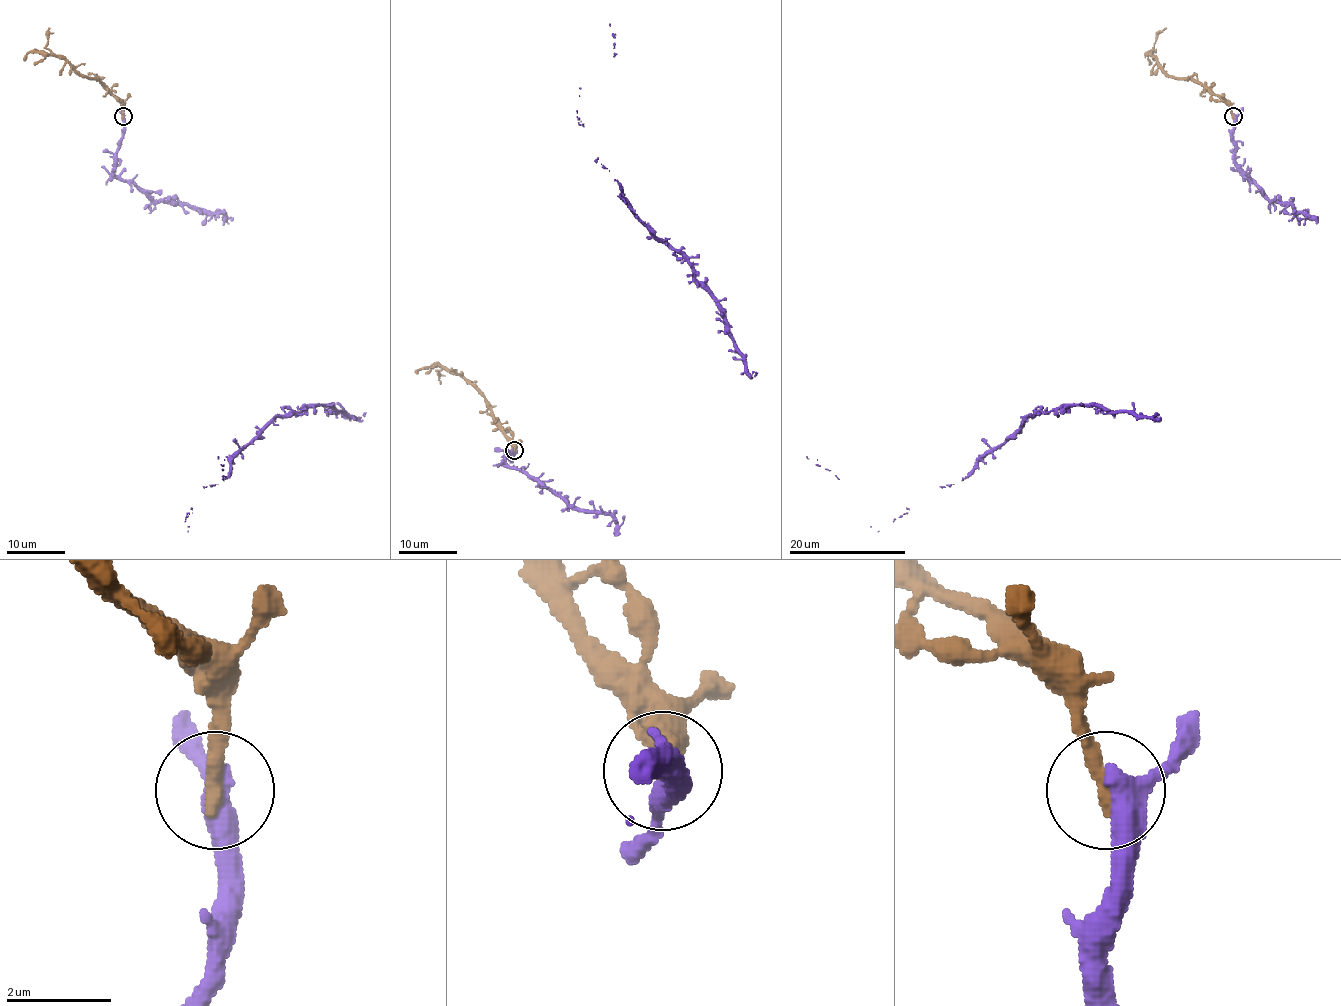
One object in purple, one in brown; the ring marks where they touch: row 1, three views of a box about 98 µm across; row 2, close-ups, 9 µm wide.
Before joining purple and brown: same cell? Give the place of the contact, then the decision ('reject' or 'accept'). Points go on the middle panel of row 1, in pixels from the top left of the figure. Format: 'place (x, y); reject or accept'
place (514, 450); accept

